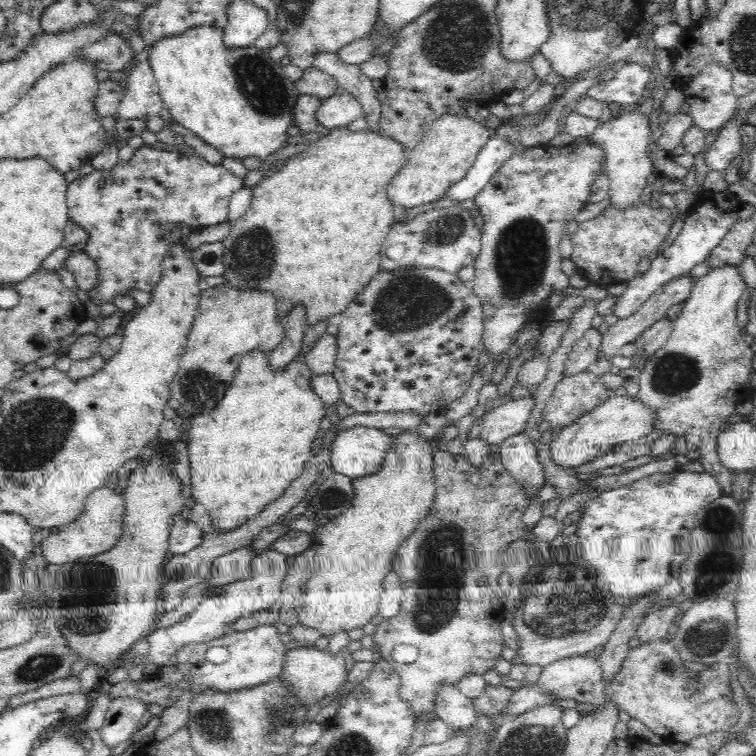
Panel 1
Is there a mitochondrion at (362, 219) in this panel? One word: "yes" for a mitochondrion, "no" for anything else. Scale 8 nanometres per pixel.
no

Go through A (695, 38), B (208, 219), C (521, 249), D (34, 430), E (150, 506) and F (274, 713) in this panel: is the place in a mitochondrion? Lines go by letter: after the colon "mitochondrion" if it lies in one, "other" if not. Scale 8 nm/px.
A: other
B: other
C: mitochondrion
D: mitochondrion
E: other
F: mitochondrion

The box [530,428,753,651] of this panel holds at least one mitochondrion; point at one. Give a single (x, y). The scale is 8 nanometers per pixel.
(714, 568)

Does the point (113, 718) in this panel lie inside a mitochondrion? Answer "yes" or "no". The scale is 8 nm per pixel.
no

